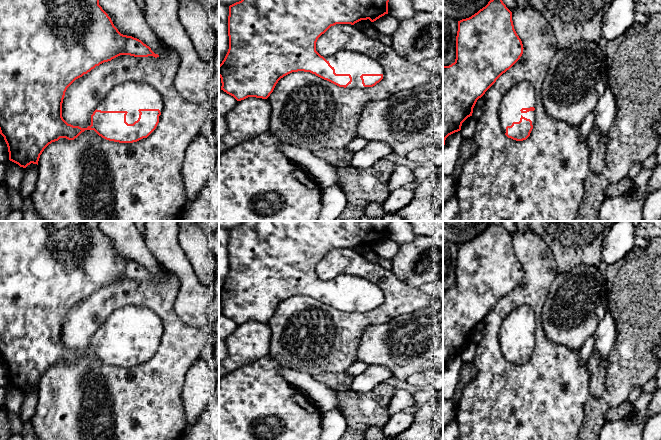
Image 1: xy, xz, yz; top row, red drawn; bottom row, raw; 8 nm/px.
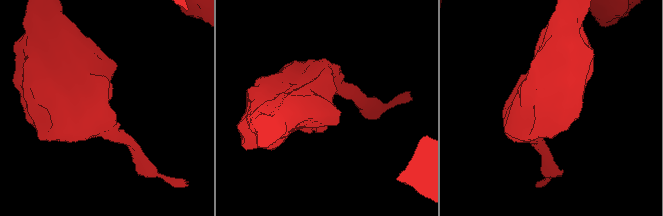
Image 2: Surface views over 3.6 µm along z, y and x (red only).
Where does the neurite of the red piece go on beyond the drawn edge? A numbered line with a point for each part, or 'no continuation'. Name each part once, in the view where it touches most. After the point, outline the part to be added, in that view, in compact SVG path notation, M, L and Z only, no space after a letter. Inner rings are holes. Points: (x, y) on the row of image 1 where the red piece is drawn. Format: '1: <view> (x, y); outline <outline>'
1: xy (130, 97); outline M123 83L112 88L98 105L101 111L127 111L126 122L133 124L139 118L139 109L163 111L161 95L144 83Z

